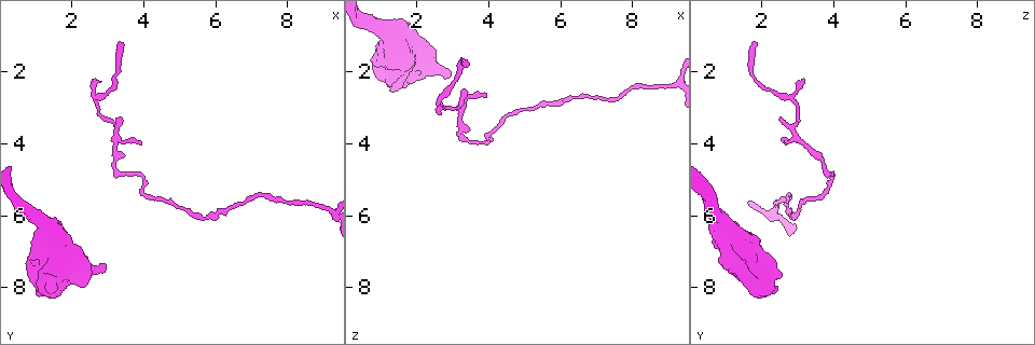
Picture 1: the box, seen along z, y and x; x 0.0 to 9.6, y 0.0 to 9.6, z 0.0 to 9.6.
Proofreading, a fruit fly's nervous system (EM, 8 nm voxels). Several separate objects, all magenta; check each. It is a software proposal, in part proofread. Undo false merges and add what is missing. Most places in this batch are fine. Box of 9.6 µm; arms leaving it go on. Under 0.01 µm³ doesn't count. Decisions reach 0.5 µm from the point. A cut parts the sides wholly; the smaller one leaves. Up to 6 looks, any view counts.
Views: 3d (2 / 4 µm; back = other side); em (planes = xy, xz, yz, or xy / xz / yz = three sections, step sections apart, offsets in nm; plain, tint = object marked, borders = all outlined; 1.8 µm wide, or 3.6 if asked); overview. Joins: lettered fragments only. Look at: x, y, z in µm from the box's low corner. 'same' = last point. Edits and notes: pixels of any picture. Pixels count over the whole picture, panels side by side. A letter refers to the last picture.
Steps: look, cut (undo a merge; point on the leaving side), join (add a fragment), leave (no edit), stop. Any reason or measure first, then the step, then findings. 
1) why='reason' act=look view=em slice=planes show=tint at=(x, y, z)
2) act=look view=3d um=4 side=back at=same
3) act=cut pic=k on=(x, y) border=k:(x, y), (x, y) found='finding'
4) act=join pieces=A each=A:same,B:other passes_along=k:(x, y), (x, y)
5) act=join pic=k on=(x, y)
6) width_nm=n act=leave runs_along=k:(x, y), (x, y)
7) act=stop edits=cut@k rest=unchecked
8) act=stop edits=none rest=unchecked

act=look view=3d um=4 at=(1.20, 7.75, 1.80)

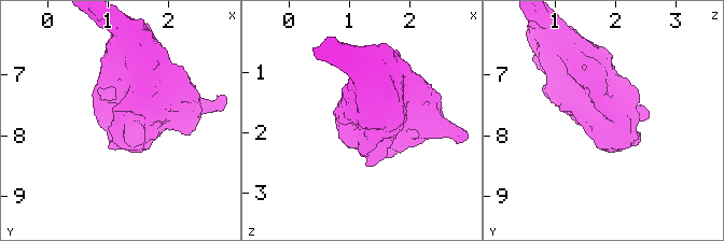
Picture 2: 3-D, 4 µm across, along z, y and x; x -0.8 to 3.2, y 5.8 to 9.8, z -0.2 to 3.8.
act=look view=em um=3.6 slice=planes show=borders at=(1.25, 7.75, 1.85)

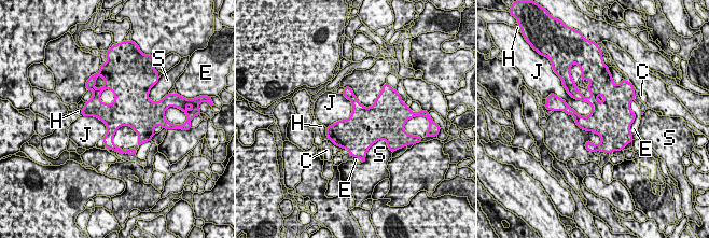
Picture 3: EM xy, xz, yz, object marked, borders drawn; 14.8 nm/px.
act=leave each=C:other,E:other,H:other,J:other,S:other border=3:(565, 100), (581, 115), (592, 111) found='continuous, no second neuron'

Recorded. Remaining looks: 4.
why='an open end' act=look view=em slice=xy step=4 show=borders at=(2.95, 7.40, 2.10)

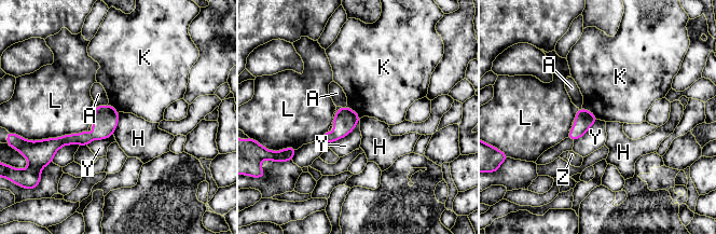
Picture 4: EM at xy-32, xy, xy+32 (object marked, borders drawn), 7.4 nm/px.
why='cut it another way' act=look view=em slice=planes show=borders at=same

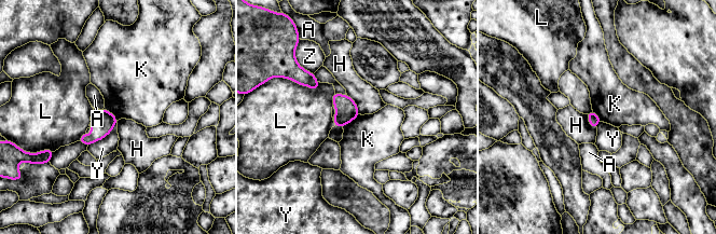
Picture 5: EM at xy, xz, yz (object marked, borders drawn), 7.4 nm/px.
act=leave each=A:other,H:other,K:other,L:other,Y:other,Z:other border=5:(360, 114), (342, 126) found='no lettered fragment goes on from it'

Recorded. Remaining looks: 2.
act=stop edits=none rest=unchecked

